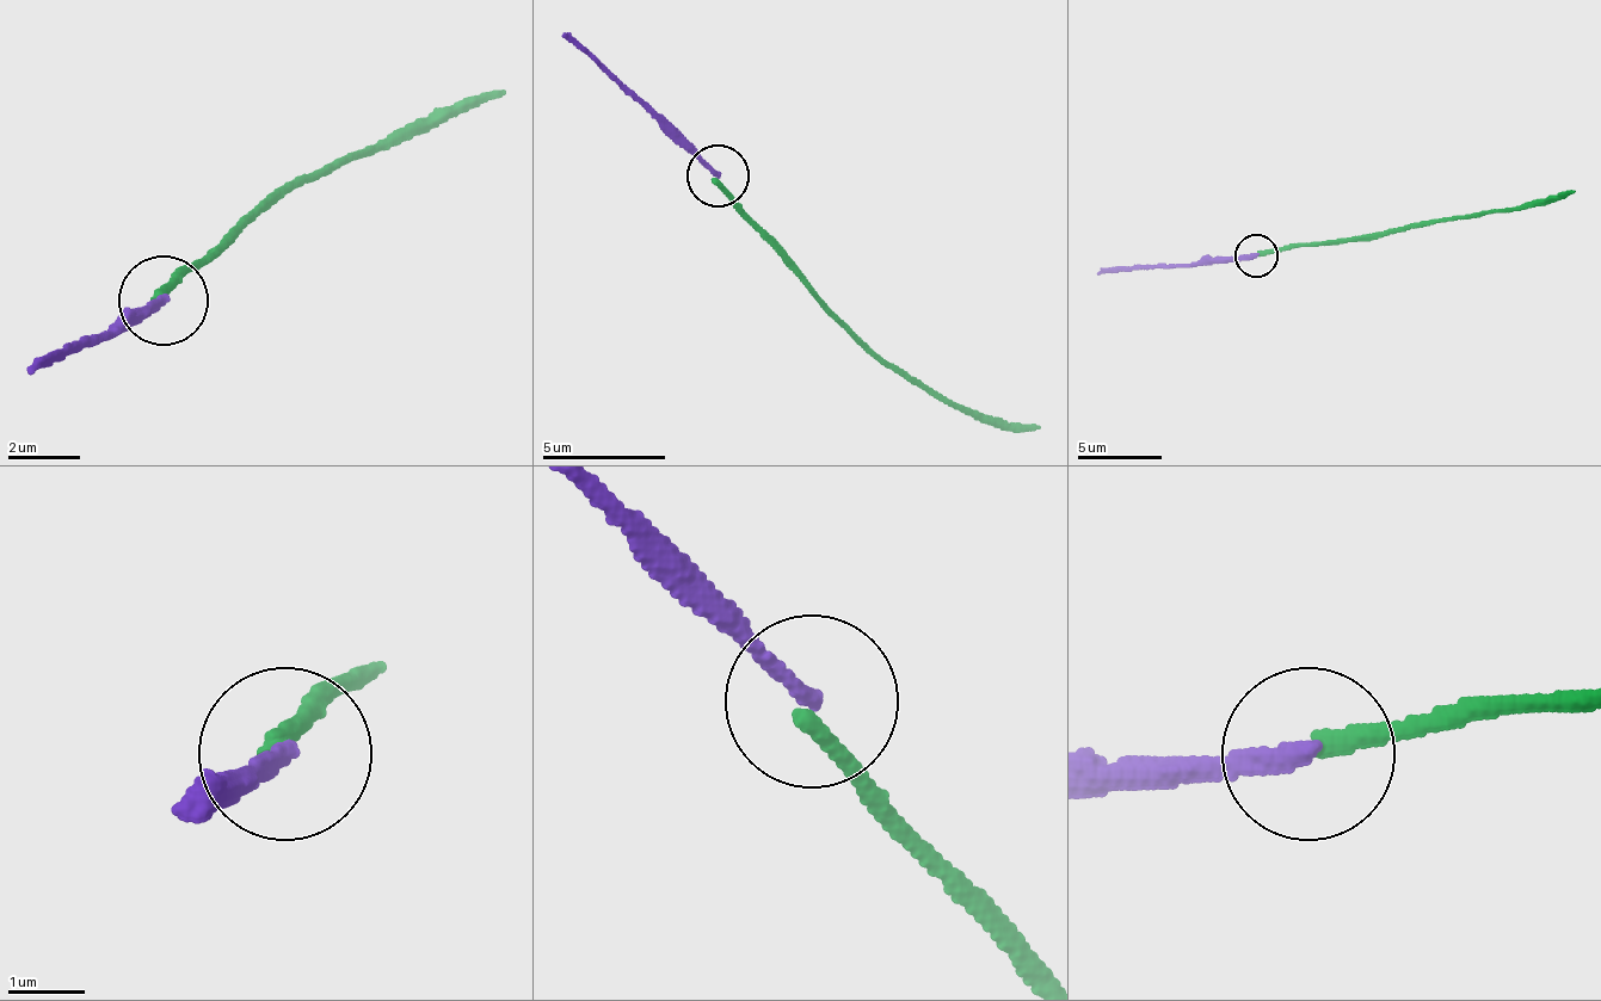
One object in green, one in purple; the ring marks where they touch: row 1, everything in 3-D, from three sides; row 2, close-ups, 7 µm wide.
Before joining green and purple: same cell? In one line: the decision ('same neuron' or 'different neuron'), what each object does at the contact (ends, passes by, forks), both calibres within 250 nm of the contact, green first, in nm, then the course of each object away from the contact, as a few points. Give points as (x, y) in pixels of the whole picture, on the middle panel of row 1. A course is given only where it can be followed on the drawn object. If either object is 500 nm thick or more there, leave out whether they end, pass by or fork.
different neuron; green ends; purple ends; calibres 240 and 200 nm; course green (720, 177), (878, 357), (959, 407), (1041, 426); course purple (720, 177), (561, 31)

